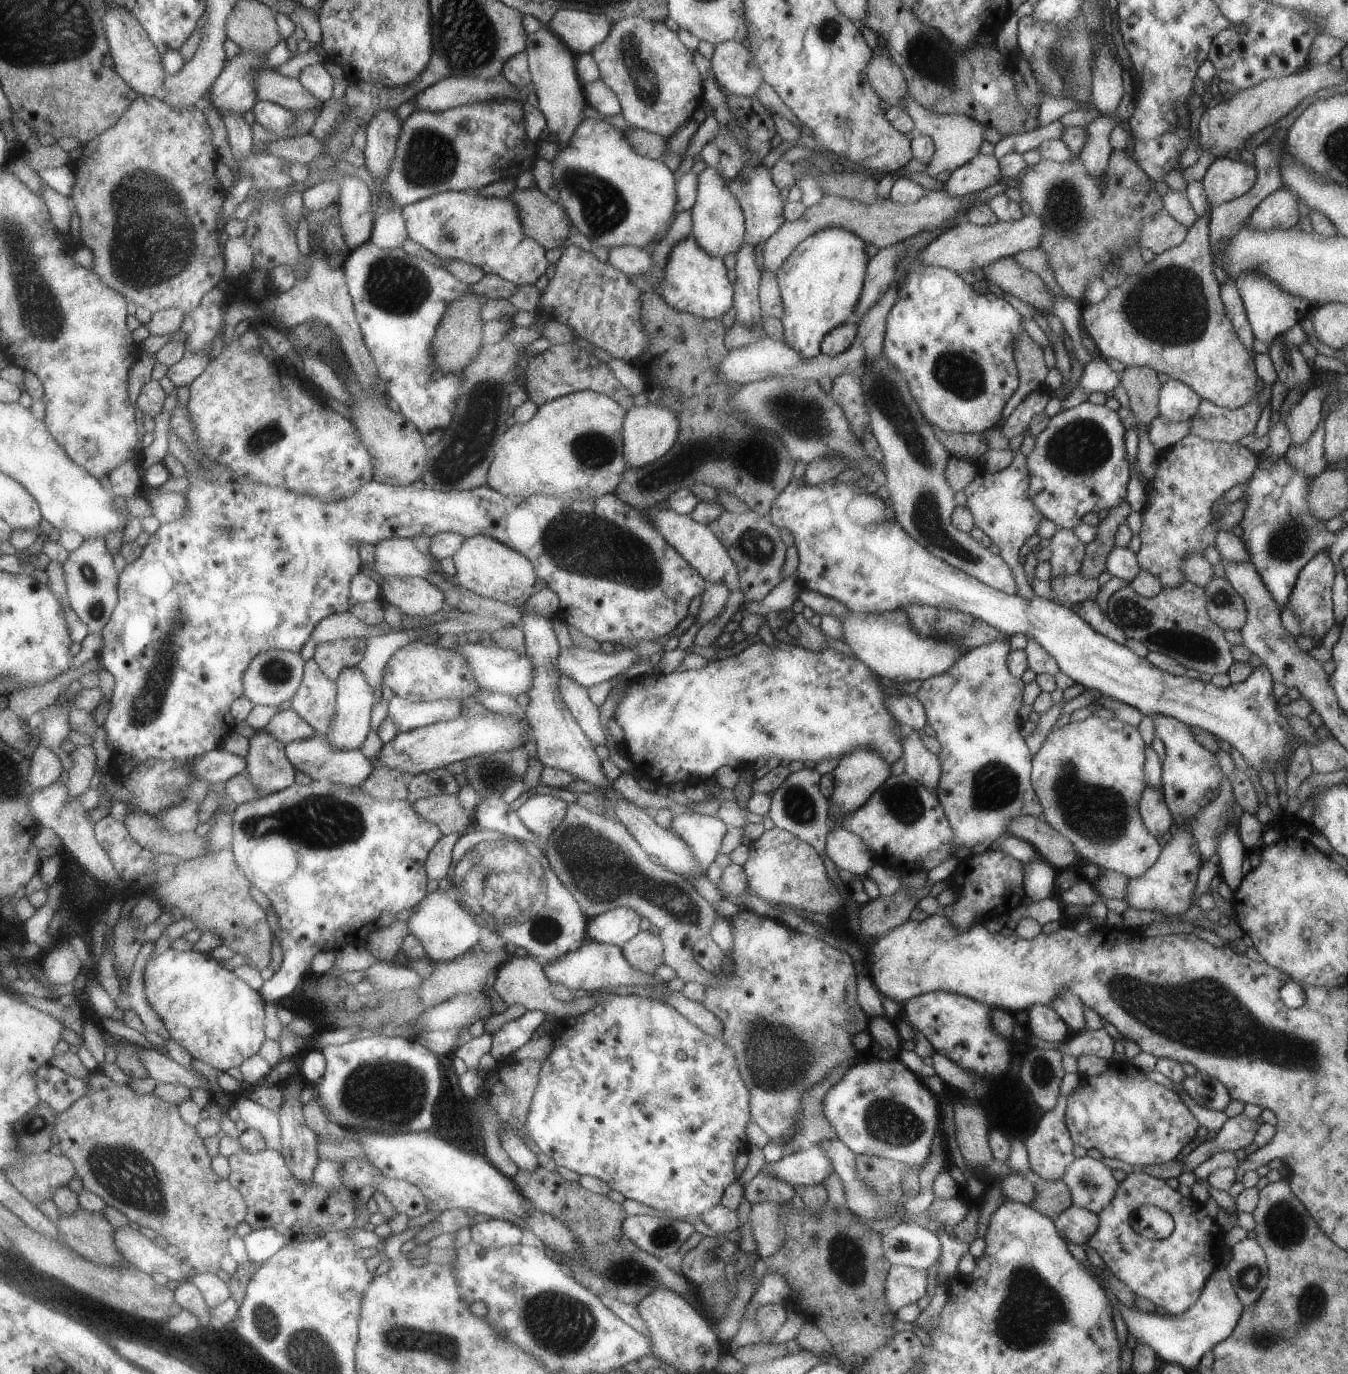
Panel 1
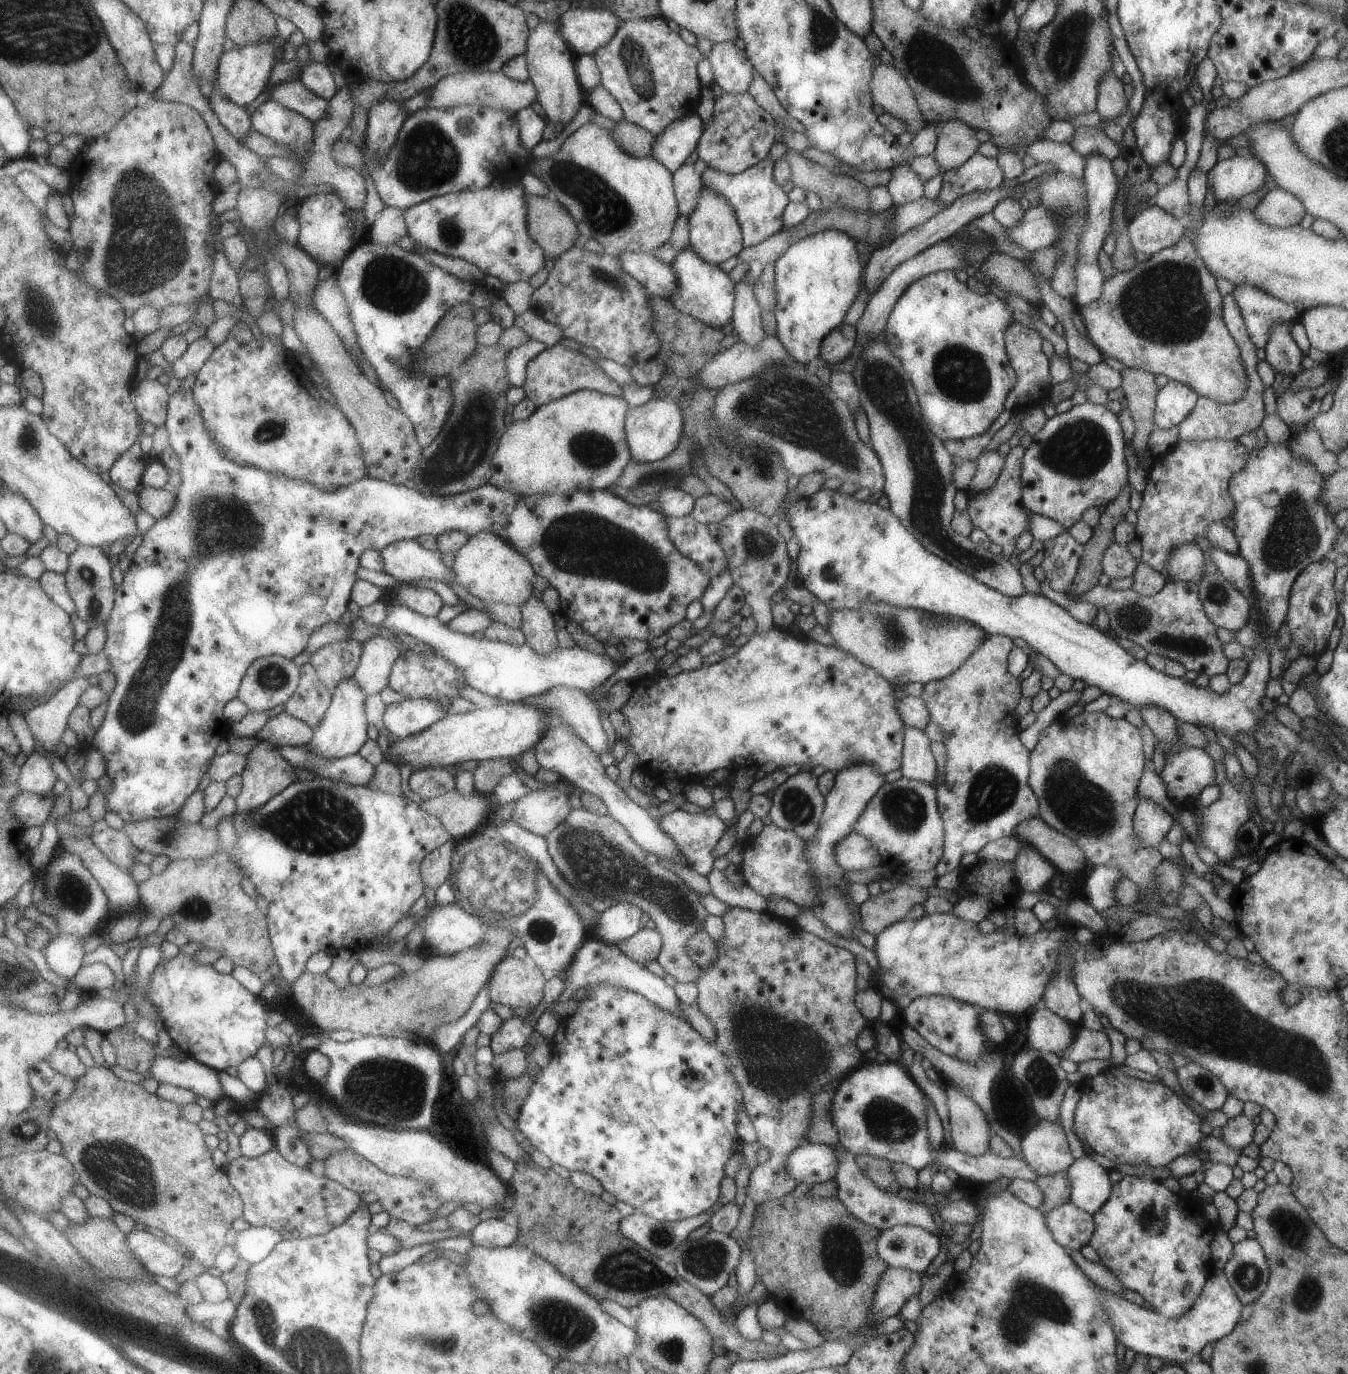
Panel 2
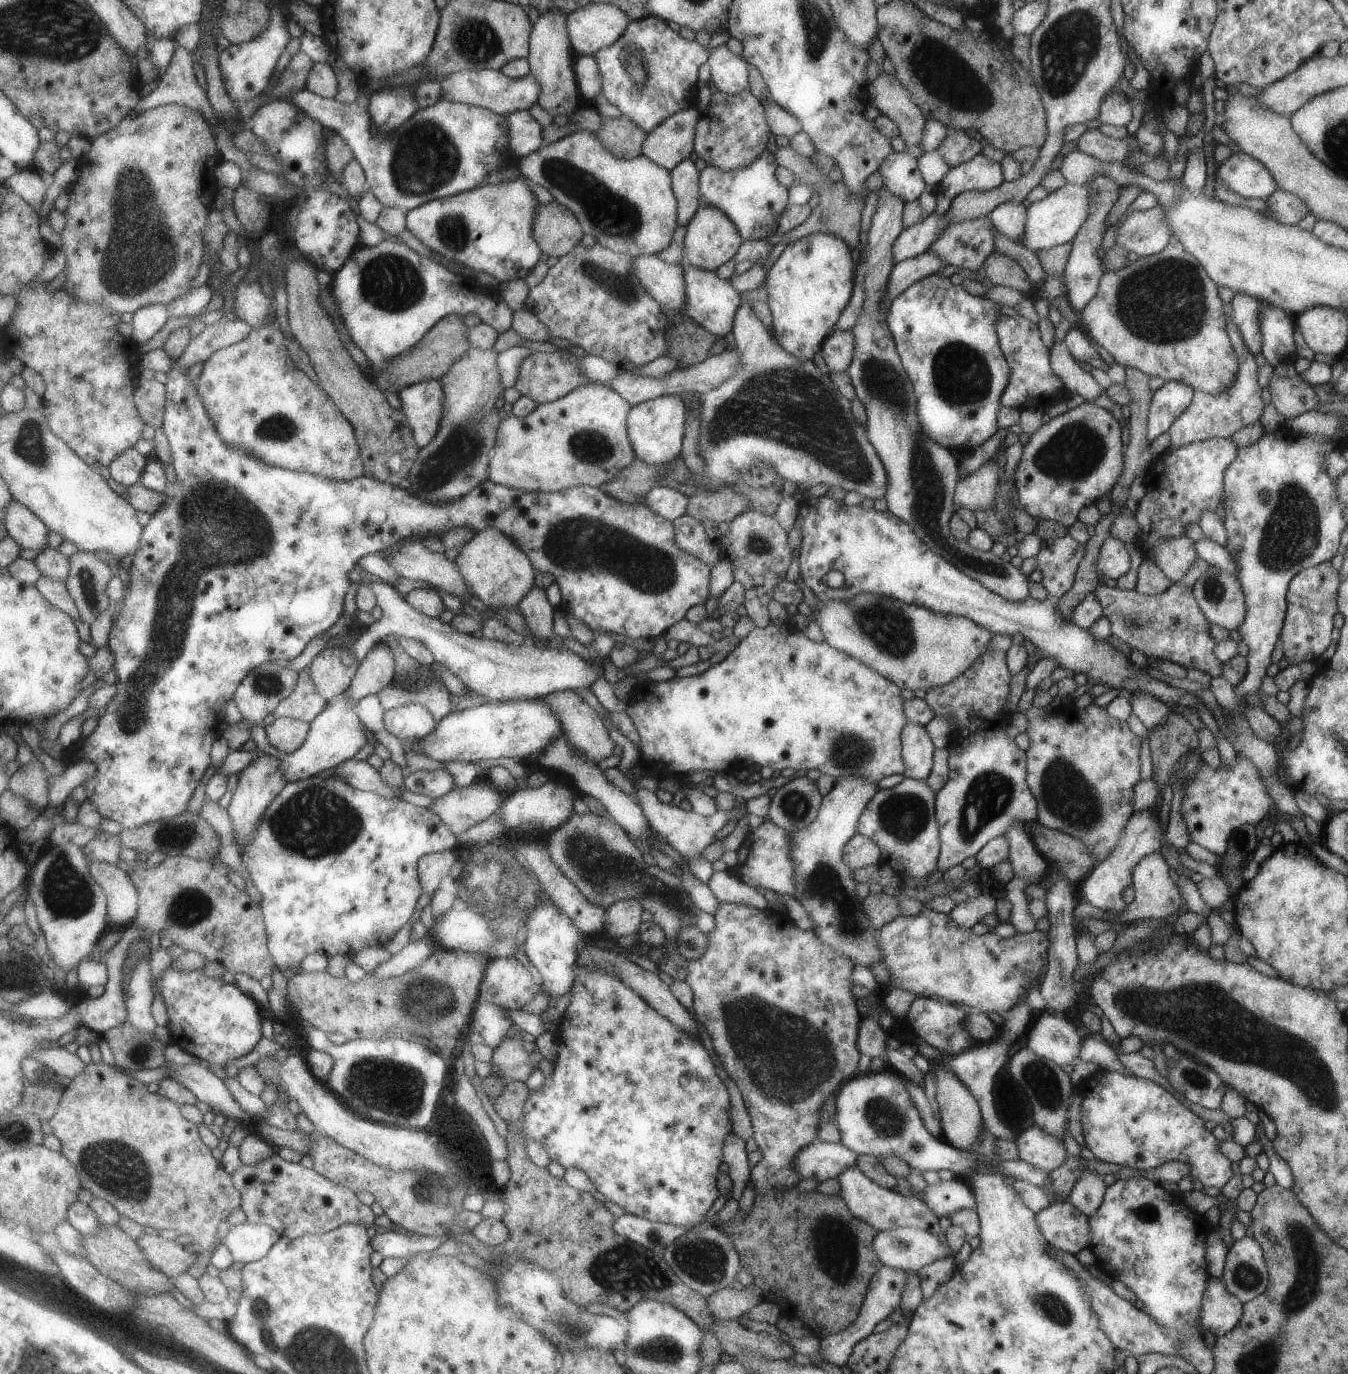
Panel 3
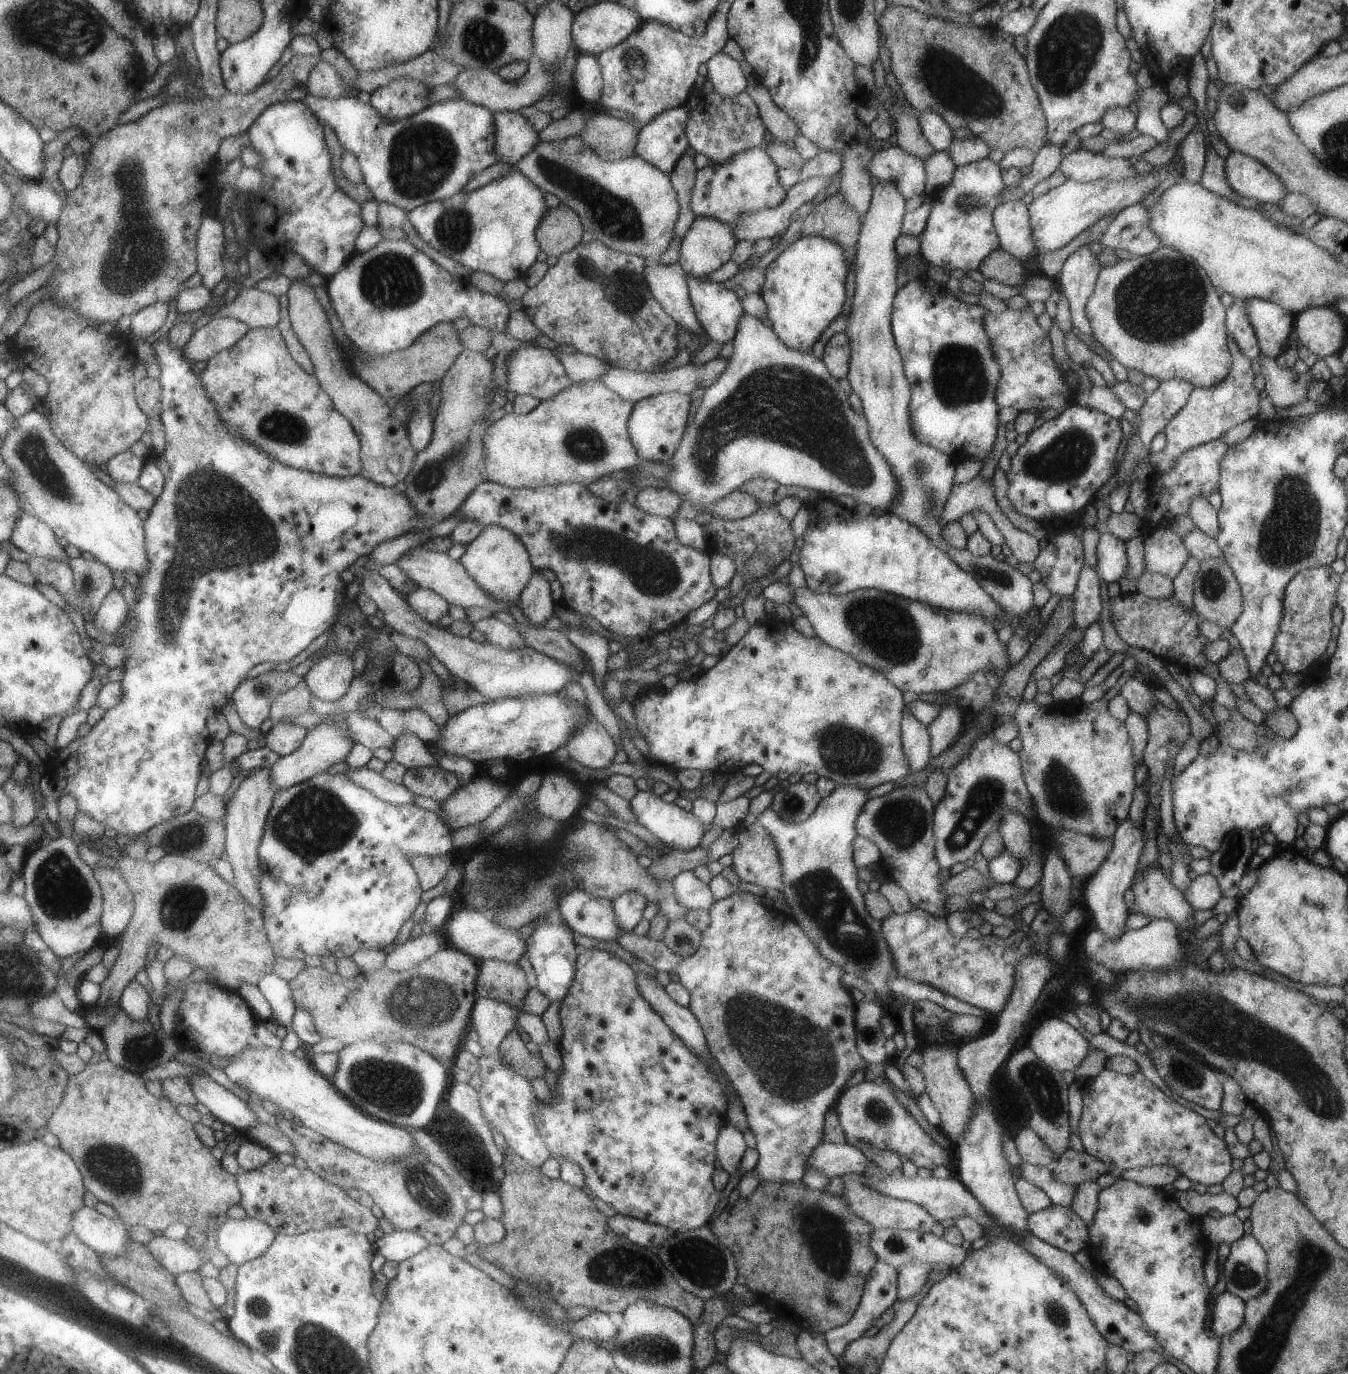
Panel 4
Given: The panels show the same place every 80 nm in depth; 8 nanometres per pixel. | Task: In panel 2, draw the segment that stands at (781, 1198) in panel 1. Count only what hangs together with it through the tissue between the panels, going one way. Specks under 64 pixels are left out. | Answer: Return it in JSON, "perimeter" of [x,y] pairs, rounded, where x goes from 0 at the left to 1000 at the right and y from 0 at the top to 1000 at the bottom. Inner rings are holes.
{"perimeter":[[[542,660],[540,661],[540,664],[536,667],[537,671],[537,679],[531,689],[533,689],[533,693],[531,693],[531,699],[528,703],[525,703],[524,705],[521,705],[519,712],[516,713],[516,718],[518,719],[518,727],[516,731],[523,738],[531,750],[530,758],[534,763],[535,766],[539,767],[541,771],[541,779],[543,780],[546,787],[550,791],[551,795],[551,803],[556,813],[556,816],[559,819],[559,822],[562,825],[562,830],[571,838],[571,843],[565,846],[562,847],[561,850],[558,851],[556,856],[556,862],[555,862],[555,868],[556,872],[562,876],[564,875],[568,875],[568,873],[576,873],[576,872],[581,872],[583,869],[587,869],[591,864],[591,859],[583,853],[582,850],[582,846],[583,843],[593,835],[596,832],[599,831],[599,824],[601,824],[601,820],[602,818],[602,798],[607,796],[611,790],[614,790],[616,787],[620,787],[620,786],[625,786],[627,783],[629,783],[632,779],[639,775],[639,771],[641,767],[636,763],[635,757],[636,753],[642,748],[644,746],[643,742],[639,739],[638,735],[635,733],[634,726],[636,725],[635,712],[636,710],[636,701],[634,695],[626,690],[619,689],[604,680],[597,678],[594,675],[591,673],[589,669],[579,668],[576,665],[572,665],[570,663],[560,664],[556,662]]]}

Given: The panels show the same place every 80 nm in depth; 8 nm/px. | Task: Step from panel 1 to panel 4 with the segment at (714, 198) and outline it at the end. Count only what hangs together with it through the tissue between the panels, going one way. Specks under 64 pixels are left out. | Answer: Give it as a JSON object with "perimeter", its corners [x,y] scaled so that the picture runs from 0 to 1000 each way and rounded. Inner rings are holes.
{"perimeter":[[[516,159],[505,175],[503,191],[510,202],[524,202],[542,190],[547,176],[542,164],[531,159]]]}

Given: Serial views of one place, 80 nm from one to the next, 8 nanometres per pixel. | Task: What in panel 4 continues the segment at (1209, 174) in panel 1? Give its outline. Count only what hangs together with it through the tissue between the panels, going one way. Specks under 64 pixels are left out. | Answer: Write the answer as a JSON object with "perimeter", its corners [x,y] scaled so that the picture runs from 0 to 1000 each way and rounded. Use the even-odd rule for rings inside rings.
{"perimeter":[[[913,111],[909,116],[912,135],[921,143],[930,145],[941,151],[944,148],[951,151],[951,146],[956,139],[951,131],[936,118],[927,114]]]}

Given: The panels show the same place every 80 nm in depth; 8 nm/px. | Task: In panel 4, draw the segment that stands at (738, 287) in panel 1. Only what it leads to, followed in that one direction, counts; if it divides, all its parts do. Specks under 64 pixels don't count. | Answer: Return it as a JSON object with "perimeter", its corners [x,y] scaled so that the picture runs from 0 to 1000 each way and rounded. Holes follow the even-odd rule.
{"perimeter":[[[553,228],[549,231],[545,258],[539,269],[523,283],[515,307],[508,312],[497,336],[499,342],[494,348],[494,355],[501,360],[503,364],[515,365],[522,370],[534,365],[534,362],[547,357],[559,348],[605,357],[608,361],[631,361],[635,368],[644,367],[647,371],[654,373],[661,372],[662,367],[668,361],[666,348],[647,322],[642,304],[632,298],[622,277],[616,272],[611,262],[603,256],[585,253],[573,239]]]}

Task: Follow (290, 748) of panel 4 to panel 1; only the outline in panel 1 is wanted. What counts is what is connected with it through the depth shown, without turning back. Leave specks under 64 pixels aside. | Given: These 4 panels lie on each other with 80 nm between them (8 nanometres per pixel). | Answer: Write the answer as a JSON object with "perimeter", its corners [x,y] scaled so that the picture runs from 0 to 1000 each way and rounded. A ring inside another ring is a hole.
{"perimeter":[[[217,514],[205,520],[196,531],[214,542],[236,535],[235,531]]]}

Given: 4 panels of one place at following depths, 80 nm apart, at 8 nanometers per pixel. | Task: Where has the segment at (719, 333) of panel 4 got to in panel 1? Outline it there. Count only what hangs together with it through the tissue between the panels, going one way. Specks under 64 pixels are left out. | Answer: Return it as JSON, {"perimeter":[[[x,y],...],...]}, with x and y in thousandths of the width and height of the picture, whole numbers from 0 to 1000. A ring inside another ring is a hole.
{"perimeter":[[[512,170],[502,176],[497,183],[492,202],[485,211],[500,226],[513,228],[523,232],[534,232],[545,221],[545,207],[540,203],[537,189],[523,183]]]}

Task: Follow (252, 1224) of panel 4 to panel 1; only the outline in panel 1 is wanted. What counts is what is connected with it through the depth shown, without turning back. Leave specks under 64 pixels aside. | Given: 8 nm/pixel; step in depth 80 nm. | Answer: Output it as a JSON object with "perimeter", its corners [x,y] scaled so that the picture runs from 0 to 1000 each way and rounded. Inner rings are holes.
{"perimeter":[[[193,894],[185,898],[181,902],[187,917],[197,920],[203,916],[215,903],[211,898],[205,894]]]}

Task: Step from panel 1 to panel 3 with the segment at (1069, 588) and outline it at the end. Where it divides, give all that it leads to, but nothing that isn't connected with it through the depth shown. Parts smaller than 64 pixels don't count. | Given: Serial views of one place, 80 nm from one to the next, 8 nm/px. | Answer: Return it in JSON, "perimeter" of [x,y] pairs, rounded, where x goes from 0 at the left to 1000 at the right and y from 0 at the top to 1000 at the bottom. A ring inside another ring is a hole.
{"perimeter":[[[870,424],[864,432],[849,434],[843,429],[830,429],[816,425],[811,431],[818,440],[818,448],[824,454],[824,462],[850,478],[869,481],[878,487],[888,487],[898,491],[898,493],[904,493],[907,491],[907,483],[901,477],[903,468],[898,463],[898,454],[884,429],[885,426]]]}

